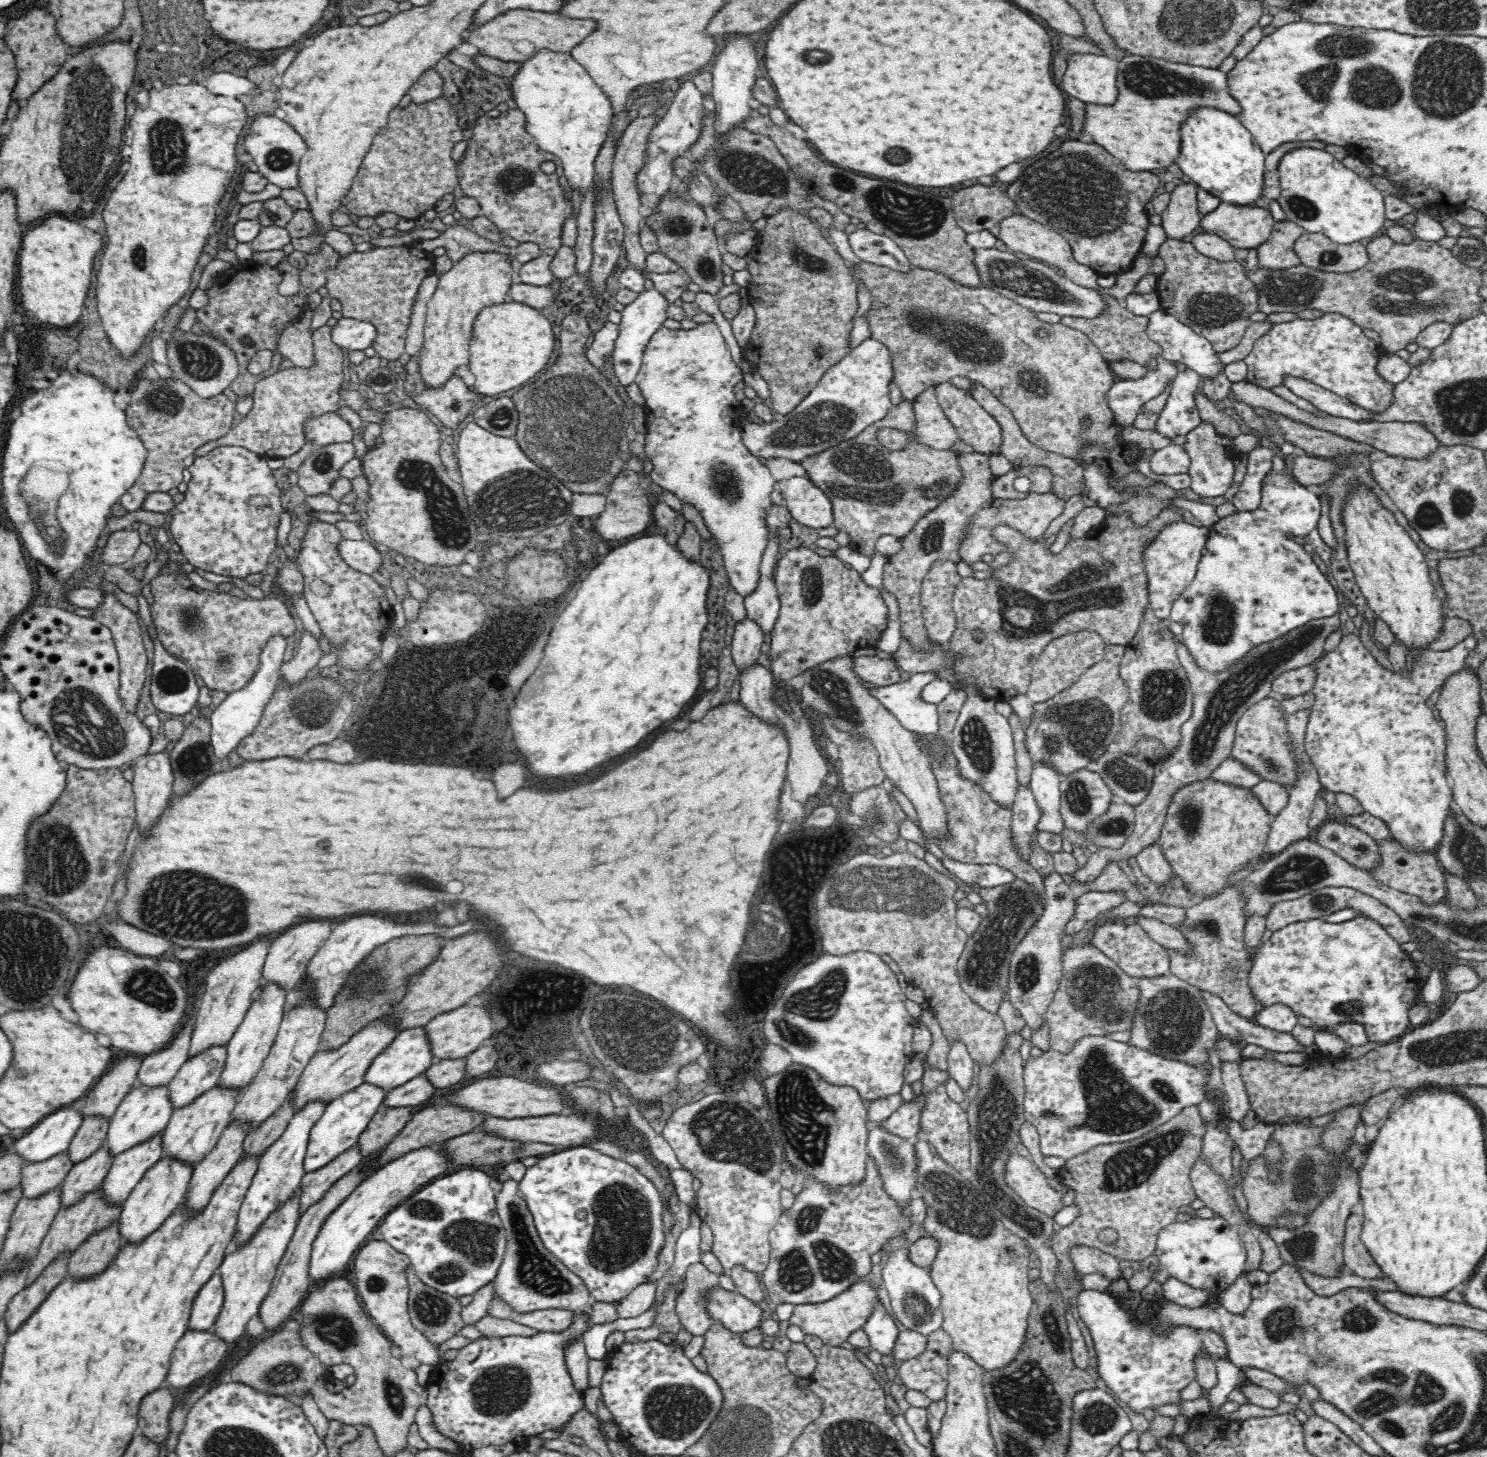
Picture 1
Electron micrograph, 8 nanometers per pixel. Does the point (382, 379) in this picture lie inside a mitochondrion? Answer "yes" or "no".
no

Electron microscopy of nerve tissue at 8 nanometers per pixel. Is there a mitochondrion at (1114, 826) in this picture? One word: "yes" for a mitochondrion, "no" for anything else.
yes

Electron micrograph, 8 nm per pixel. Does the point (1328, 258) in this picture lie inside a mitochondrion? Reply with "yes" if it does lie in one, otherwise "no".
yes

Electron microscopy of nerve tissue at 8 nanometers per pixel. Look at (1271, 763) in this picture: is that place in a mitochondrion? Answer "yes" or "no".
yes

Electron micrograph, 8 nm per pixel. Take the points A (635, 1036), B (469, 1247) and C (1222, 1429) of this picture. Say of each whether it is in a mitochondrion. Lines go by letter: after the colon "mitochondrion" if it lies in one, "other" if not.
A: mitochondrion
B: mitochondrion
C: other

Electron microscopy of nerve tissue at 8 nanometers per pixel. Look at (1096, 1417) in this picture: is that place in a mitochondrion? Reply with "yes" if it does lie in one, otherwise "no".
yes

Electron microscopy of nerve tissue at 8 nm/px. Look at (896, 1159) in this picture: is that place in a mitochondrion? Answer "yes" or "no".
yes

